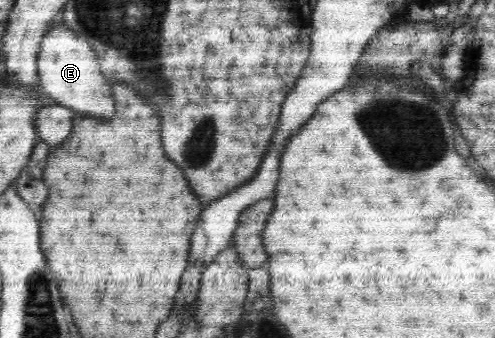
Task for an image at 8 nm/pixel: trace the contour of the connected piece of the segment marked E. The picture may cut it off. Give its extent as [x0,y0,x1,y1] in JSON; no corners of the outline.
[37,19,115,118]

